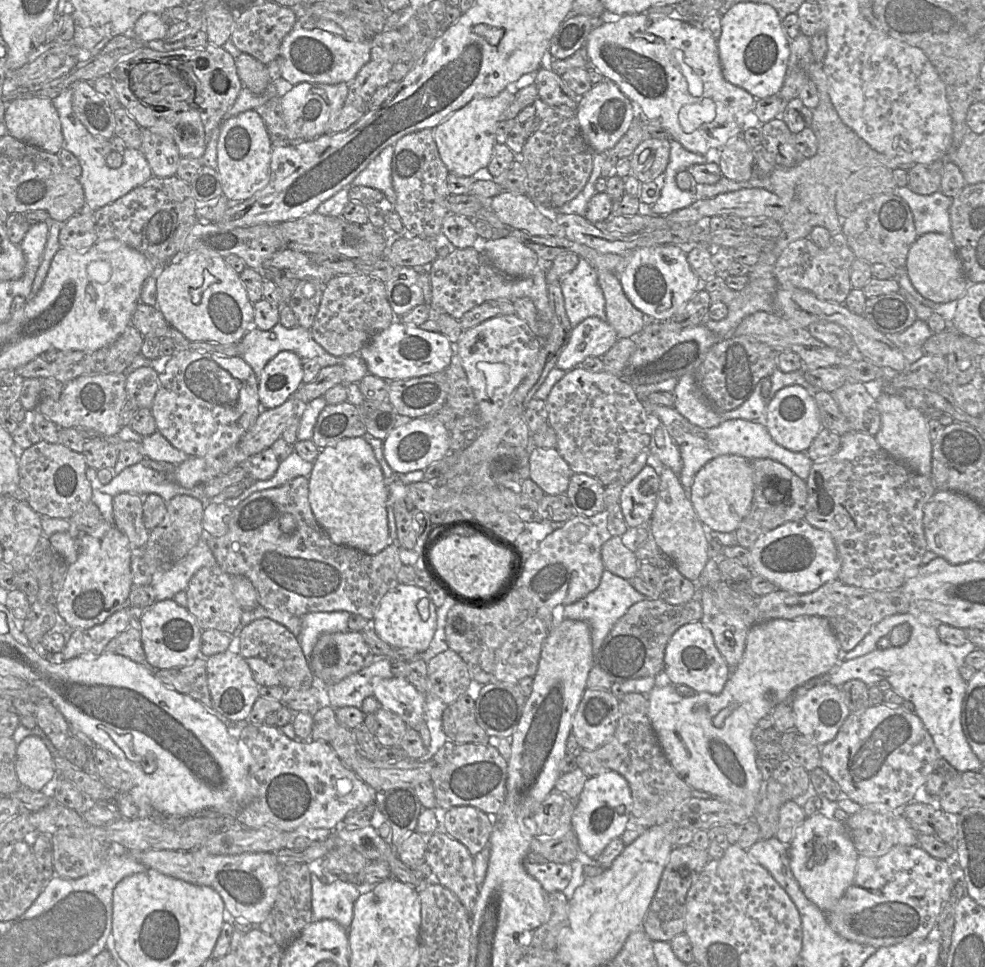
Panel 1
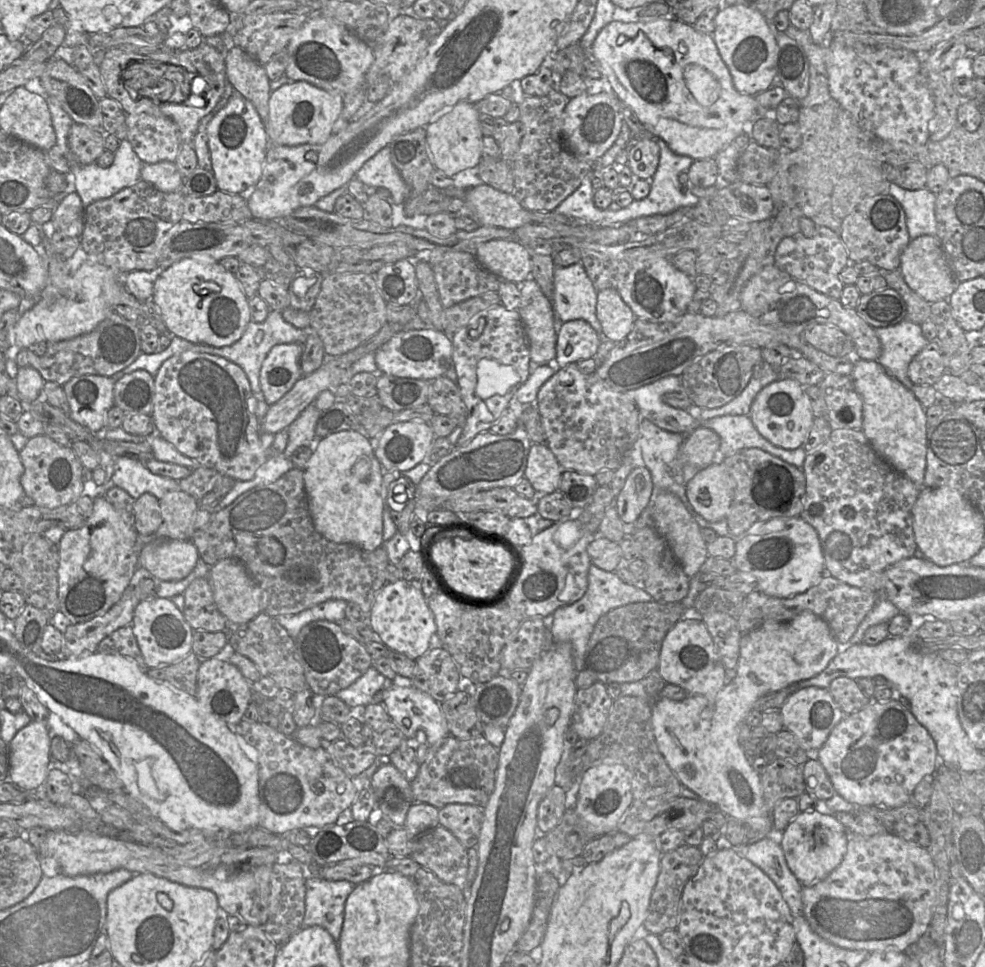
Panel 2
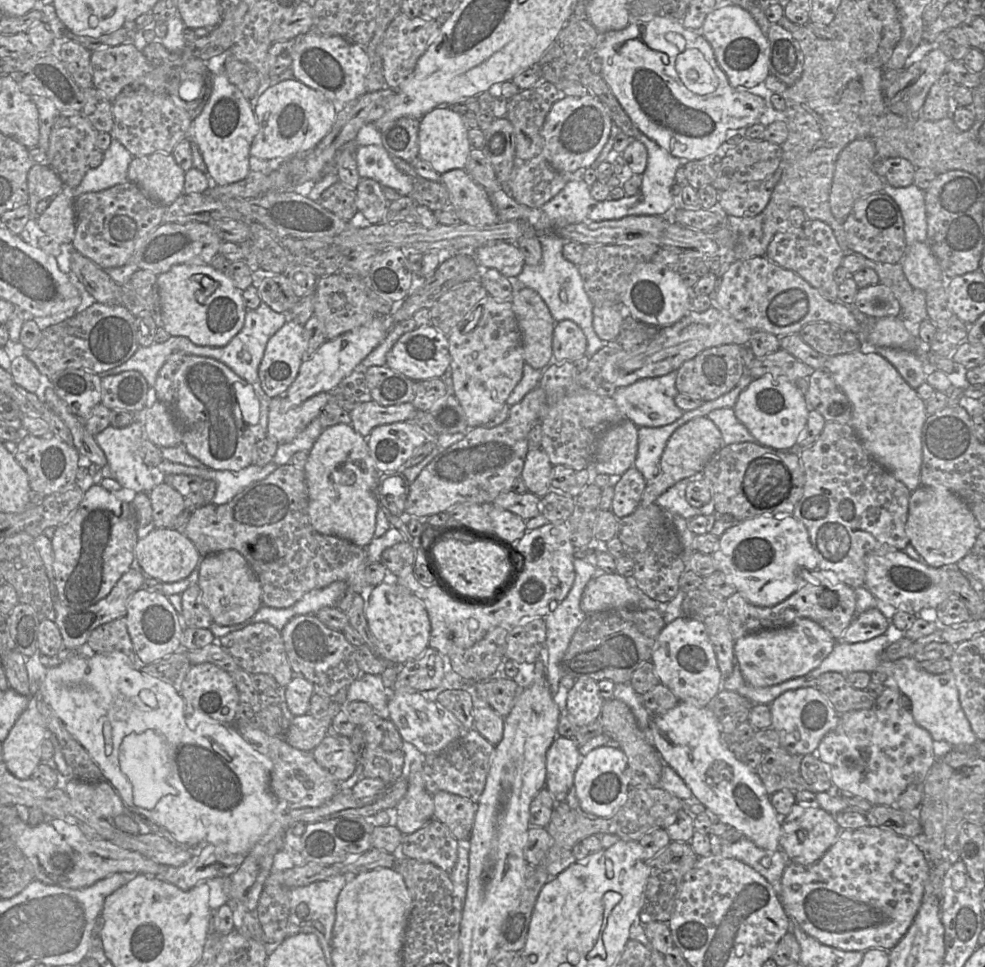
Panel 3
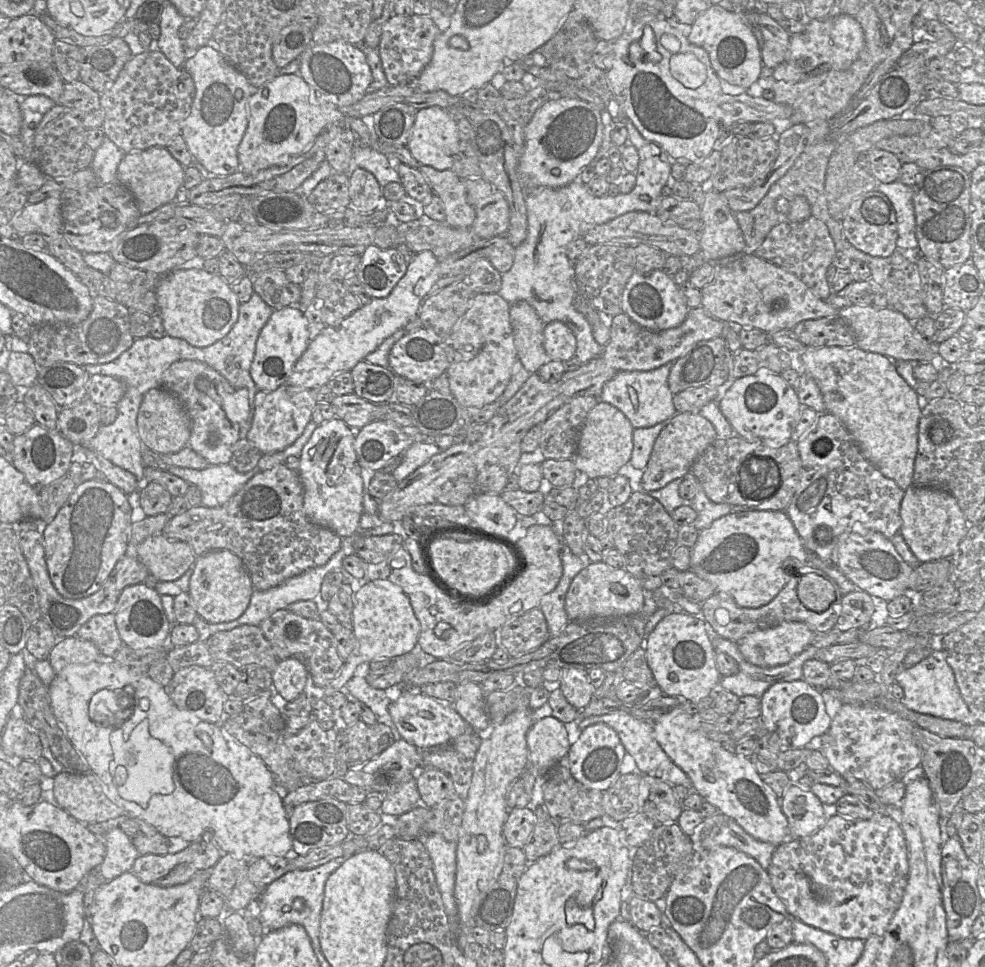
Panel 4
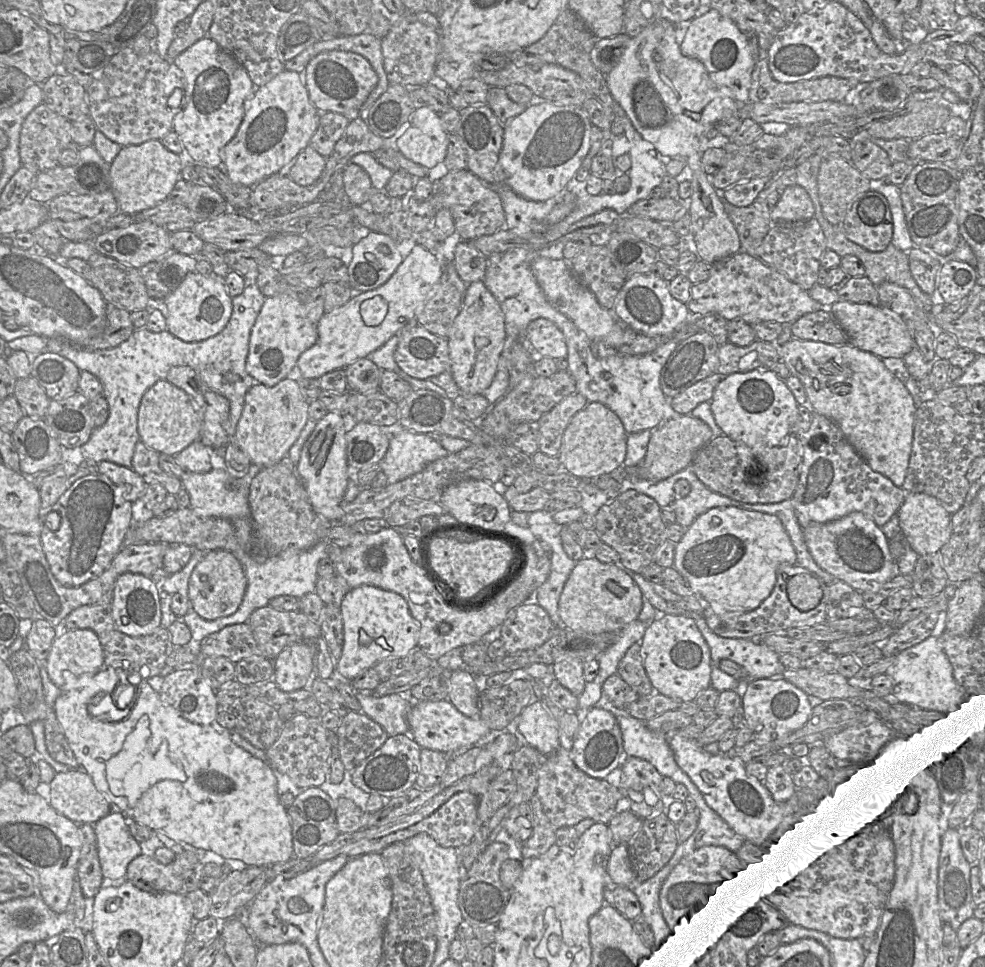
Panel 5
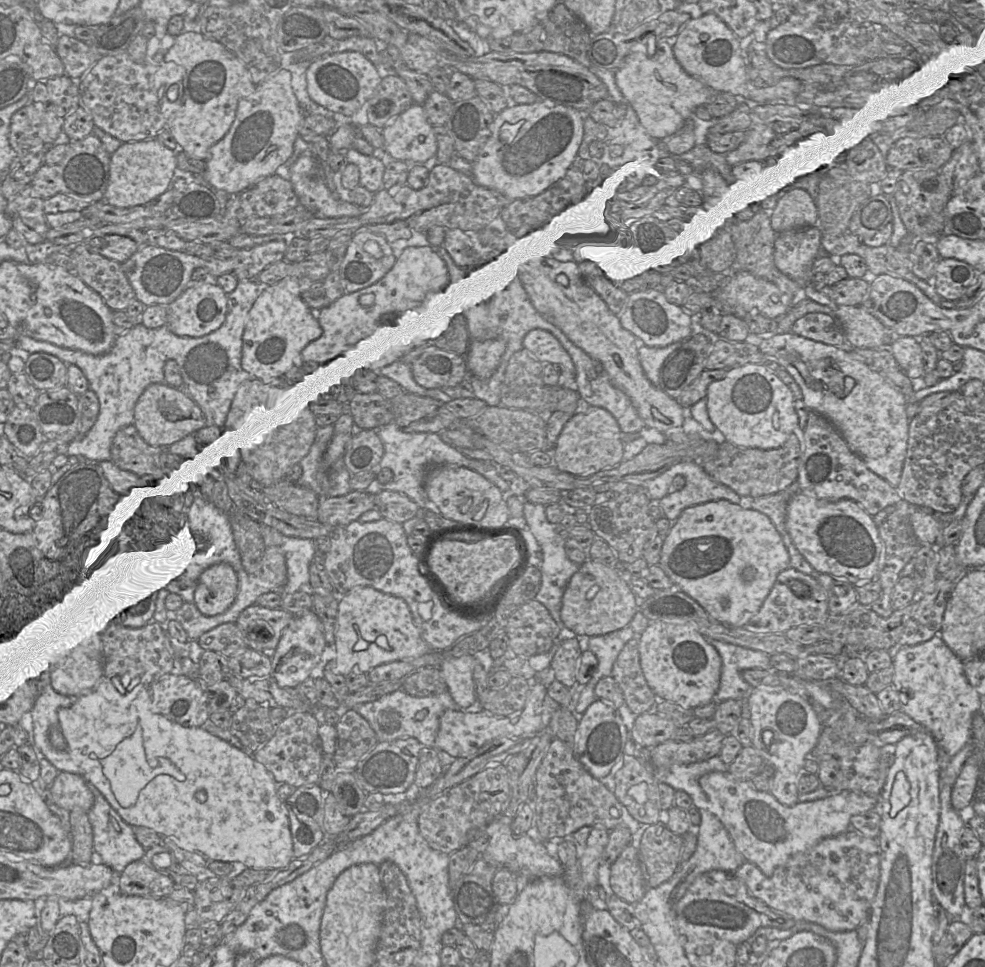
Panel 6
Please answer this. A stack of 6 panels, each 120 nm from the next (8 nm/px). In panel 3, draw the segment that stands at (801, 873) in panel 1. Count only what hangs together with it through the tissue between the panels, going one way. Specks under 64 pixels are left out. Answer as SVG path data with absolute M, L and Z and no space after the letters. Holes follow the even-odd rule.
M795 803L788 815L781 817L780 849L788 861L810 865L818 861L837 841L842 828L835 818L820 807L804 807Z

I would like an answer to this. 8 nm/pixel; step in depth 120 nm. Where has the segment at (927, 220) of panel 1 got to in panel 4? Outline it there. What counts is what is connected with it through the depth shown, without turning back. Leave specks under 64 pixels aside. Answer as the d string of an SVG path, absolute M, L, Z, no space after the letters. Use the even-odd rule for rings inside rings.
M899 181L880 182L875 191L884 193L895 209L898 224L897 249L918 249L912 187Z

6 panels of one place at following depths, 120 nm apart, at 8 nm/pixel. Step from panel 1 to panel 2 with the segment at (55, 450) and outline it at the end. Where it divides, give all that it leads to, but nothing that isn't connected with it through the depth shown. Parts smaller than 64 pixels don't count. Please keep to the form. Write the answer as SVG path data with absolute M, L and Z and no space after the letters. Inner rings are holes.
M43 434L29 438L19 456L24 467L21 485L25 495L34 501L34 505L55 509L83 495L84 467L70 446L59 445Z

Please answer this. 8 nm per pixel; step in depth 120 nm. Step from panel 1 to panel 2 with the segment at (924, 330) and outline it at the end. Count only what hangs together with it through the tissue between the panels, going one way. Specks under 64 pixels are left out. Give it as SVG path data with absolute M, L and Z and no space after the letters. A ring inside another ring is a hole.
M904 319L894 326L874 328L874 332L882 347L878 362L886 372L909 390L919 386L910 380L908 367L911 360L929 343L922 334L921 325Z

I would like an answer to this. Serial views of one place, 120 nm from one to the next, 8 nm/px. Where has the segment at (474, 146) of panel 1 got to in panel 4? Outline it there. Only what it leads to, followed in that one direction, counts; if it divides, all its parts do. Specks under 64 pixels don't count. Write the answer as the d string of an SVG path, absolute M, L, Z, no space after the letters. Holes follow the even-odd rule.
M432 106L417 111L407 148L420 165L443 171L452 168L459 141L456 121L444 109Z

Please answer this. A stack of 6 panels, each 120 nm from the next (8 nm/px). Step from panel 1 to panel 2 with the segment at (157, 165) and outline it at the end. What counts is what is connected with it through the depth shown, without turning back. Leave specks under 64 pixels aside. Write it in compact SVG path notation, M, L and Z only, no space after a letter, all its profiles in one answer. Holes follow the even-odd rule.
M127 114L127 141L143 164L175 163L181 148L177 125L167 117Z

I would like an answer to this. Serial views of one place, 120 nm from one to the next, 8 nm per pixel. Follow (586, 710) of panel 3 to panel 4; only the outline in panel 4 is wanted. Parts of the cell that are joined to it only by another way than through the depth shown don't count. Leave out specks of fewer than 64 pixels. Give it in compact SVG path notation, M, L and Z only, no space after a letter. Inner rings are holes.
M562 668L559 688L567 701L576 709L586 707L595 691L588 679L587 671L577 668Z

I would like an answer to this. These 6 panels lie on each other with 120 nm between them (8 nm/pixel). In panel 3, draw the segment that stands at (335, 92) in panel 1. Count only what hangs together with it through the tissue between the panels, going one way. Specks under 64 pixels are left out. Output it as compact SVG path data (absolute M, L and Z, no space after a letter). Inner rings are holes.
M296 79L273 84L257 99L254 114L258 132L251 144L250 157L260 160L289 159L312 150L331 130L338 108L321 92Z

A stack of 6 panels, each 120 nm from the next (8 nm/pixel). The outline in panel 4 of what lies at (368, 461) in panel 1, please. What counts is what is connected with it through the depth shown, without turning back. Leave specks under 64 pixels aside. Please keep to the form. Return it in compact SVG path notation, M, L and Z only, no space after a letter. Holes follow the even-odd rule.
M340 418L330 419L317 426L300 456L298 473L304 487L304 513L314 524L334 531L341 538L359 531L363 514L365 481L358 462L355 434Z

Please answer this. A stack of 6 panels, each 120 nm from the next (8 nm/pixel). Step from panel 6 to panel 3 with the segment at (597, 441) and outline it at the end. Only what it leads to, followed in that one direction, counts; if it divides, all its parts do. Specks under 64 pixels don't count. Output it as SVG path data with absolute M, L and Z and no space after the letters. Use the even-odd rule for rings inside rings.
M623 420L604 432L590 463L592 475L622 475L634 465L638 452L638 428L632 421Z

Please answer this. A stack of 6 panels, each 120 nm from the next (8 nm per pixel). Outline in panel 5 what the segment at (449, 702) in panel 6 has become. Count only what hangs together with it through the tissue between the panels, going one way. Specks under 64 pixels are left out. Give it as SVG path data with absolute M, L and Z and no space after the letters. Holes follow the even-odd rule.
M356 692L361 711L378 723L389 737L409 734L407 714L413 700L400 694L376 696L372 692Z

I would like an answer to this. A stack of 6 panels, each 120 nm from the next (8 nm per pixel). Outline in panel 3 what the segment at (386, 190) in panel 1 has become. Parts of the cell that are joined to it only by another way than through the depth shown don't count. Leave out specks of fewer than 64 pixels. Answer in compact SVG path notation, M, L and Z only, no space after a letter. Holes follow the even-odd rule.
M384 146L357 147L356 164L360 178L373 179L381 186L394 189L402 197L410 196L413 178L395 166Z

